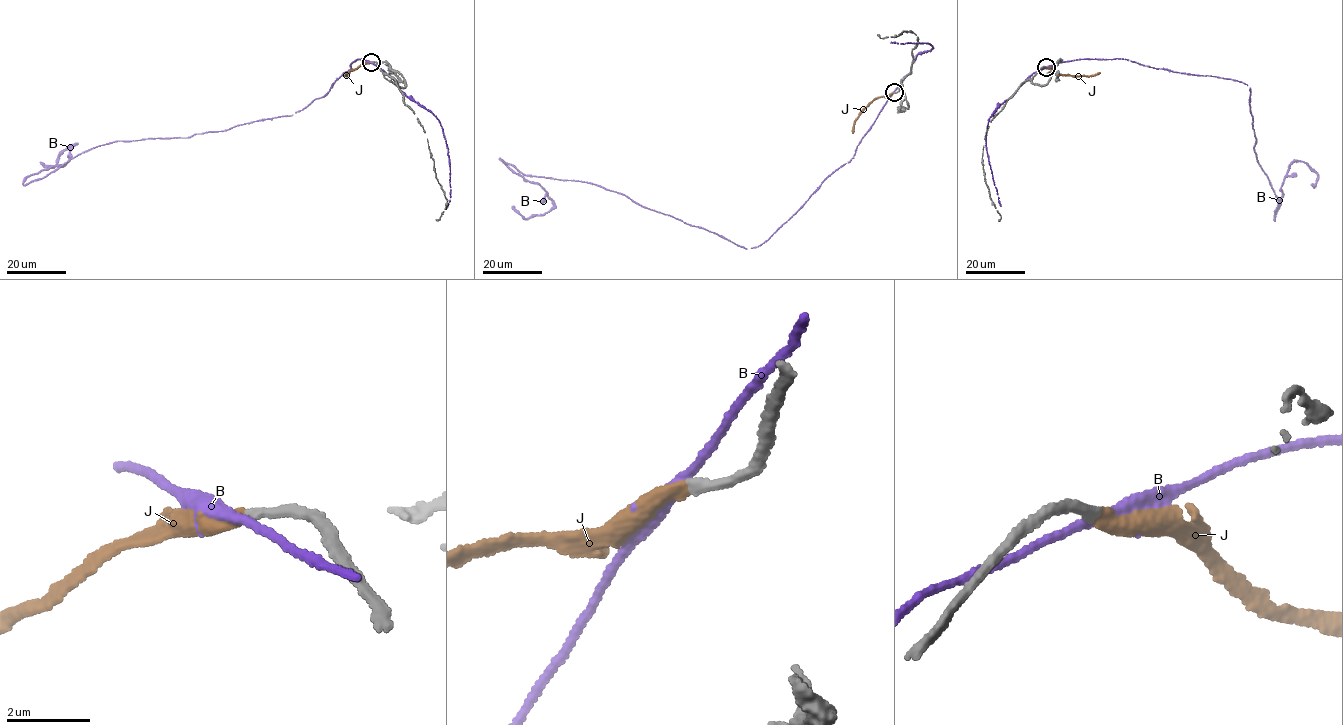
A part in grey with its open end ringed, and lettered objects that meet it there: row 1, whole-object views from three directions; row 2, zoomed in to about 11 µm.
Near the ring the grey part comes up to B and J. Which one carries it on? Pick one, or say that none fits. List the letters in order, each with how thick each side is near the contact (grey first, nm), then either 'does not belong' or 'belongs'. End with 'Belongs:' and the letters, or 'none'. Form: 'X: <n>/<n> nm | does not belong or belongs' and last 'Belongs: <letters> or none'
B: 240/200 nm | does not belong
J: 240/300 nm | belongs
Belongs: J

